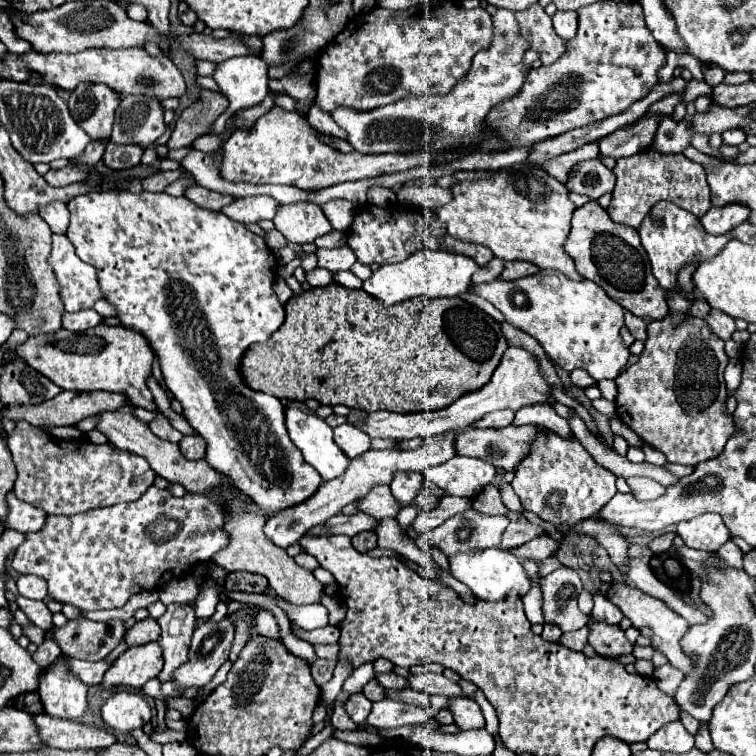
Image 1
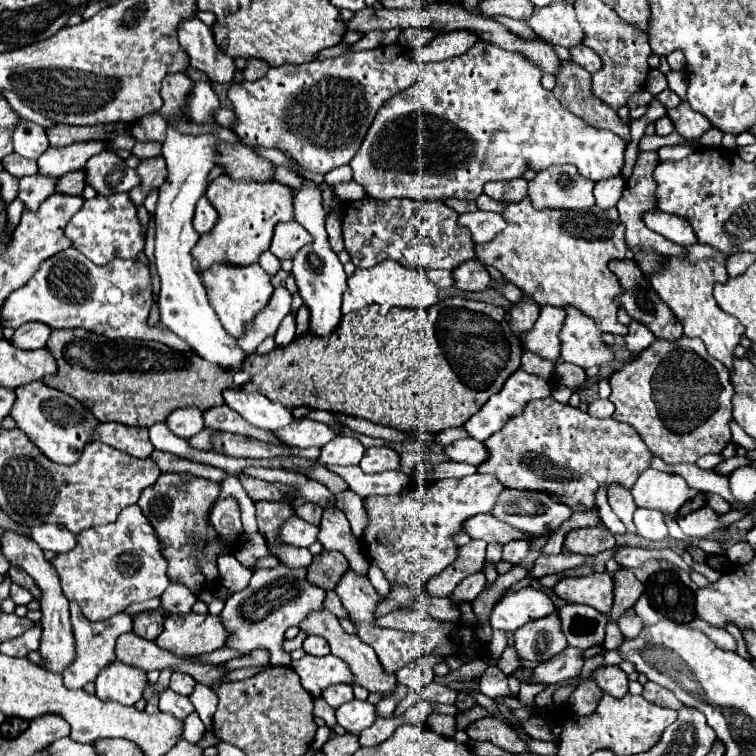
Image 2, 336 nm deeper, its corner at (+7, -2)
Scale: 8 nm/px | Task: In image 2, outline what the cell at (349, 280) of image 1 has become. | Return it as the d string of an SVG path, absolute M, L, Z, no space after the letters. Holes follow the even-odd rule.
M288 313L276 331L276 345L288 345L296 335L296 313Z

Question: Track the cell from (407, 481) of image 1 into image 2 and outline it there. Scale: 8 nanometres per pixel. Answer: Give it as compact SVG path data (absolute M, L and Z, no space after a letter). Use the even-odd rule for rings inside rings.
M370 447L360 461L364 473L382 473L400 469L400 453L390 447Z

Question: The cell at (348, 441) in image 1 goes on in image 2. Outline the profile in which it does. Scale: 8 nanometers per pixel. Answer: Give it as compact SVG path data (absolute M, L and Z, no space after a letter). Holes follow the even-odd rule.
M338 435L328 445L322 447L318 461L322 465L358 465L360 459L364 457L364 451L366 449L358 439Z

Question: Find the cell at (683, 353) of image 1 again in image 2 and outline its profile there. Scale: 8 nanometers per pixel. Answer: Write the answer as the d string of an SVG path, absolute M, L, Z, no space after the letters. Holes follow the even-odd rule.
M682 335L676 341L656 339L648 349L644 349L620 371L616 371L608 383L612 387L612 395L608 399L616 407L612 417L620 423L632 425L642 437L644 445L668 465L696 463L696 459L700 459L702 455L720 453L732 439L728 429L728 421L732 419L734 395L730 371L724 369L724 365L714 357L708 357L704 343L696 337Z

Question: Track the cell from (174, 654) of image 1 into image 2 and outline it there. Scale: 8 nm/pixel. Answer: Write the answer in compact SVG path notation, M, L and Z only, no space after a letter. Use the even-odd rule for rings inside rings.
M172 673L172 677L170 677L170 689L172 691L176 691L176 693L180 693L180 695L190 695L192 691L194 691L194 685L196 685L196 681L194 681L194 677L190 677L188 673Z

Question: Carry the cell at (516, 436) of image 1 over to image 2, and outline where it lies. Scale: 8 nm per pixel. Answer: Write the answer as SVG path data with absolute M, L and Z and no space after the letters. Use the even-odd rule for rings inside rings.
M546 397L546 399L538 399L538 401L528 401L526 407L524 407L524 411L522 411L520 415L514 415L498 433L494 433L492 437L488 437L488 439L484 441L484 445L486 445L486 449L488 449L488 459L478 465L478 473L490 473L490 475L498 477L498 481L500 481L504 487L508 487L508 489L534 489L534 491L542 491L542 489L544 489L544 491L556 493L556 495L560 497L560 501L566 503L566 505L572 505L574 511L590 511L590 509L594 509L594 507L596 507L594 493L596 493L598 487L604 485L604 483L608 485L608 483L618 481L618 483L622 483L622 485L626 485L626 487L630 489L632 483L636 481L638 473L644 471L644 469L650 465L650 457L652 457L650 451L646 449L646 445L642 443L640 435L634 431L634 427L630 427L630 425L626 425L626 423L620 423L620 421L616 421L616 419L612 419L612 417L608 417L608 419L592 419L588 413L584 413L584 411L580 411L580 409L576 409L576 407L570 407L570 405L562 405L562 403L558 403L554 397Z

